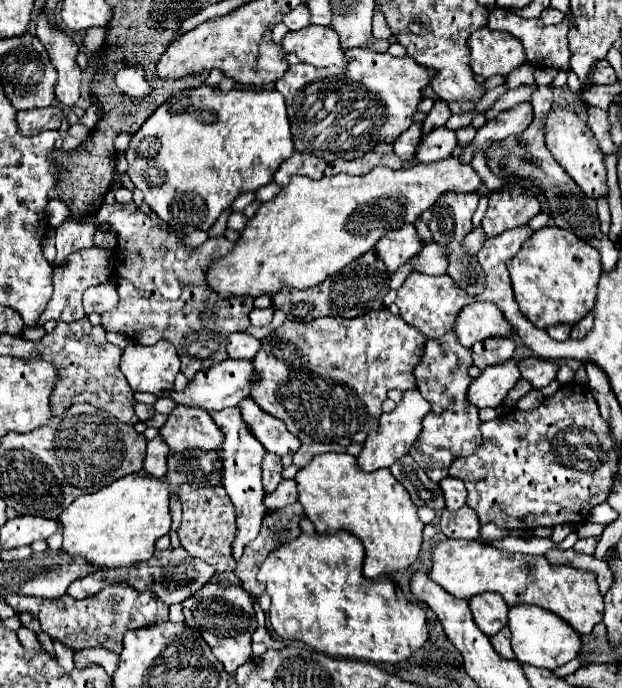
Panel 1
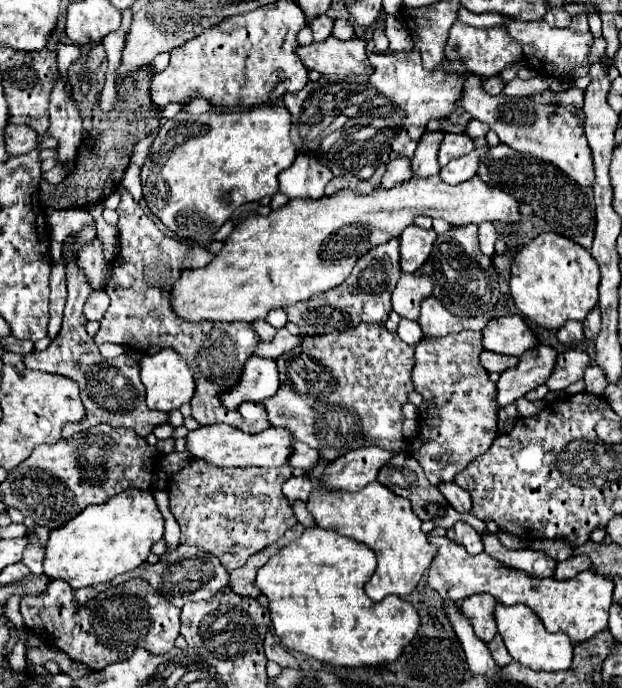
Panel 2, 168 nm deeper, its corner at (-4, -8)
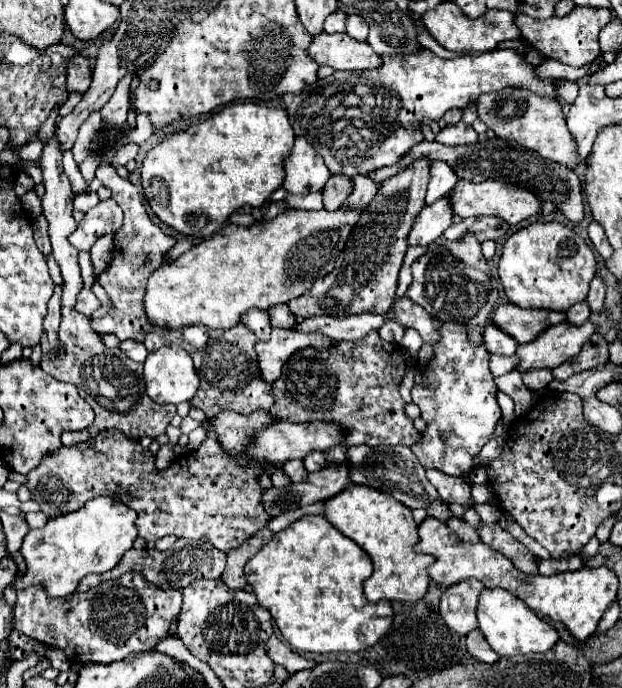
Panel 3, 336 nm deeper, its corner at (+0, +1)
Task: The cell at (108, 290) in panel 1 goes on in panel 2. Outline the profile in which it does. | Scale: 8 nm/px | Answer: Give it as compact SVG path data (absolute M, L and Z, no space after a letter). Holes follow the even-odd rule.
M94 290L94 292L88 296L86 304L84 304L84 314L86 314L86 318L88 318L88 320L100 320L100 318L104 318L104 312L108 310L108 304L110 304L108 294L106 294L104 290Z

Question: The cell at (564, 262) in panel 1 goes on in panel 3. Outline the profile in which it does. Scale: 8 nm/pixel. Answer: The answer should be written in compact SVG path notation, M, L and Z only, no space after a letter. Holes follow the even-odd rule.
M538 221L506 239L498 275L510 303L524 309L566 311L586 299L590 281L596 275L596 257L586 241L570 227L556 221Z

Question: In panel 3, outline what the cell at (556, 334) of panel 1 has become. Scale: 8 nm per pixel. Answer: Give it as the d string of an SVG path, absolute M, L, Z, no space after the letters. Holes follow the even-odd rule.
M580 301L580 303L576 303L574 307L570 307L568 311L566 311L566 317L568 317L568 321L572 323L572 325L582 325L584 321L588 321L588 317L590 317L590 307L588 307L588 301Z

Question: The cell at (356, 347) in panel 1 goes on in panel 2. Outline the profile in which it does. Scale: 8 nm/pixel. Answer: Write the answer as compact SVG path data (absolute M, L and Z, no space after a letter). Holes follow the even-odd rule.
M358 324L356 328L348 328L348 332L330 332L330 334L320 334L320 336L308 336L302 340L302 344L298 344L296 348L292 348L292 352L288 352L288 360L284 360L284 356L276 358L276 364L278 364L278 372L280 372L280 388L278 392L264 400L262 404L266 406L266 412L268 412L268 420L272 426L282 426L282 428L288 428L292 432L292 436L296 436L296 440L300 442L306 442L310 448L318 450L322 458L326 460L336 460L338 456L344 456L346 452L350 450L356 450L356 448L362 448L362 446L380 446L380 448L386 448L386 450L398 450L402 448L404 444L404 436L402 436L402 410L400 406L408 400L408 394L414 390L412 386L412 378L410 378L410 372L412 372L412 366L414 366L414 346L402 342L398 338L396 332L388 332L384 324Z

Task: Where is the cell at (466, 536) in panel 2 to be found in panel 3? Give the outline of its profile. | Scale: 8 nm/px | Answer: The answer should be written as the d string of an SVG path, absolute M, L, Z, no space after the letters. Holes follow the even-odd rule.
M452 517L448 523L446 523L462 541L470 541L470 543L478 543L480 541L480 535L476 533L476 529L472 529L466 521L458 519L458 517Z

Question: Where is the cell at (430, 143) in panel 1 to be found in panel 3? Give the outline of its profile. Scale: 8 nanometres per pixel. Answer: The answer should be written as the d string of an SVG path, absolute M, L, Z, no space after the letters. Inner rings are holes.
M460 121L460 123L450 125L444 131L440 131L436 135L436 141L444 143L444 145L472 145L478 141L478 133L470 125Z

